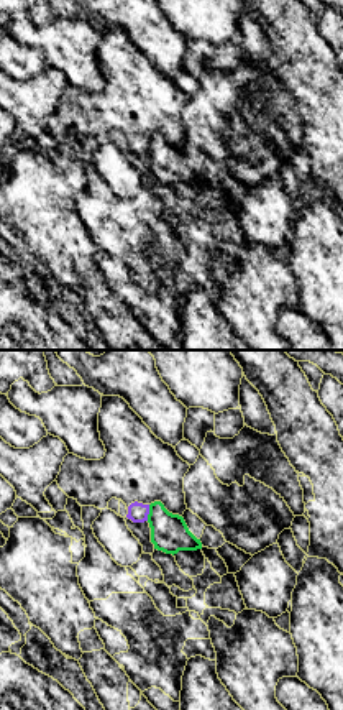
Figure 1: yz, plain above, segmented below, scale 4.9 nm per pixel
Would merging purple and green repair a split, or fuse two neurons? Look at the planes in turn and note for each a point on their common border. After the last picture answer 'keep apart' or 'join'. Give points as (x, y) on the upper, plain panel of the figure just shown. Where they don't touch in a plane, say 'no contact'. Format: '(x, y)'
(148, 145)

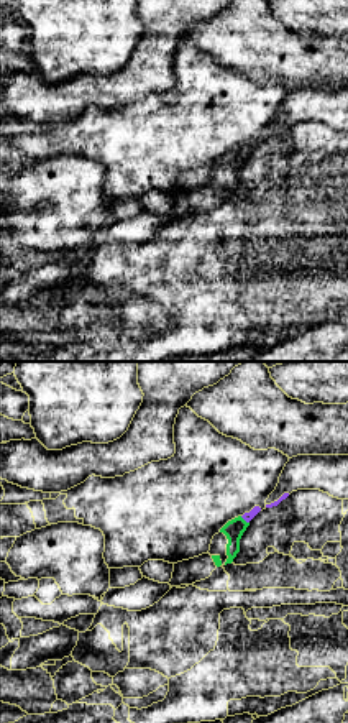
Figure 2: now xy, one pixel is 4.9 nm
(245, 151)

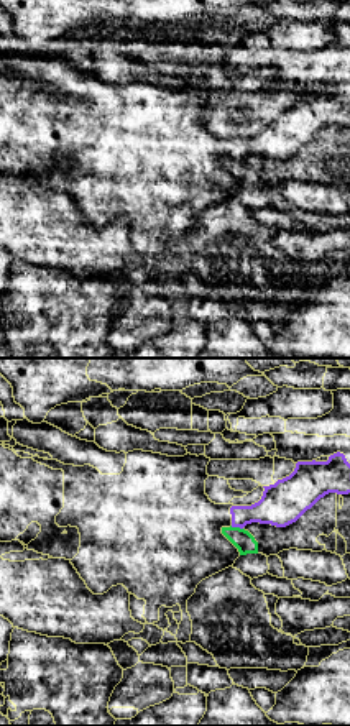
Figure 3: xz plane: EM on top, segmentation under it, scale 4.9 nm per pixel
(237, 158)

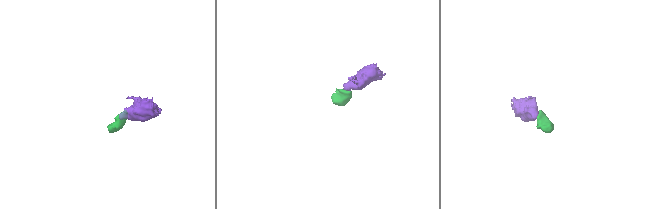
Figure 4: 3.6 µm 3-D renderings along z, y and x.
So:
keep apart

